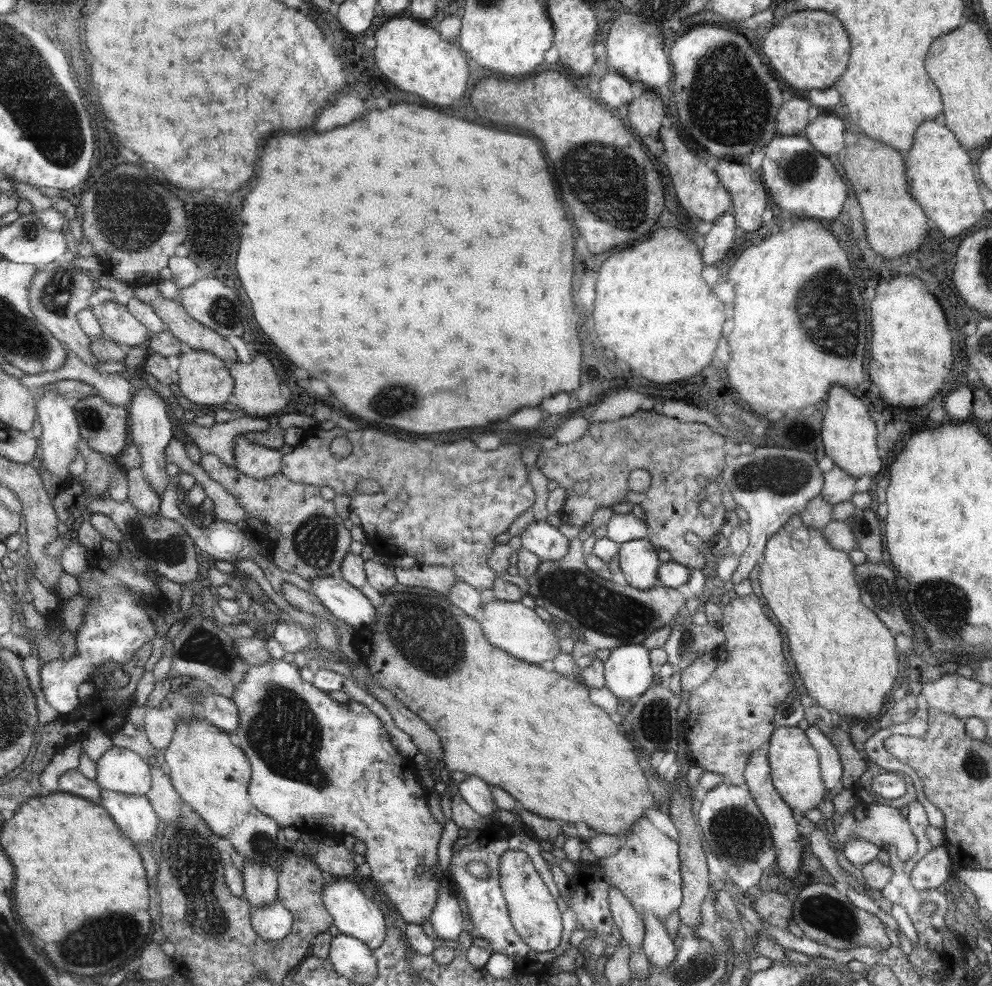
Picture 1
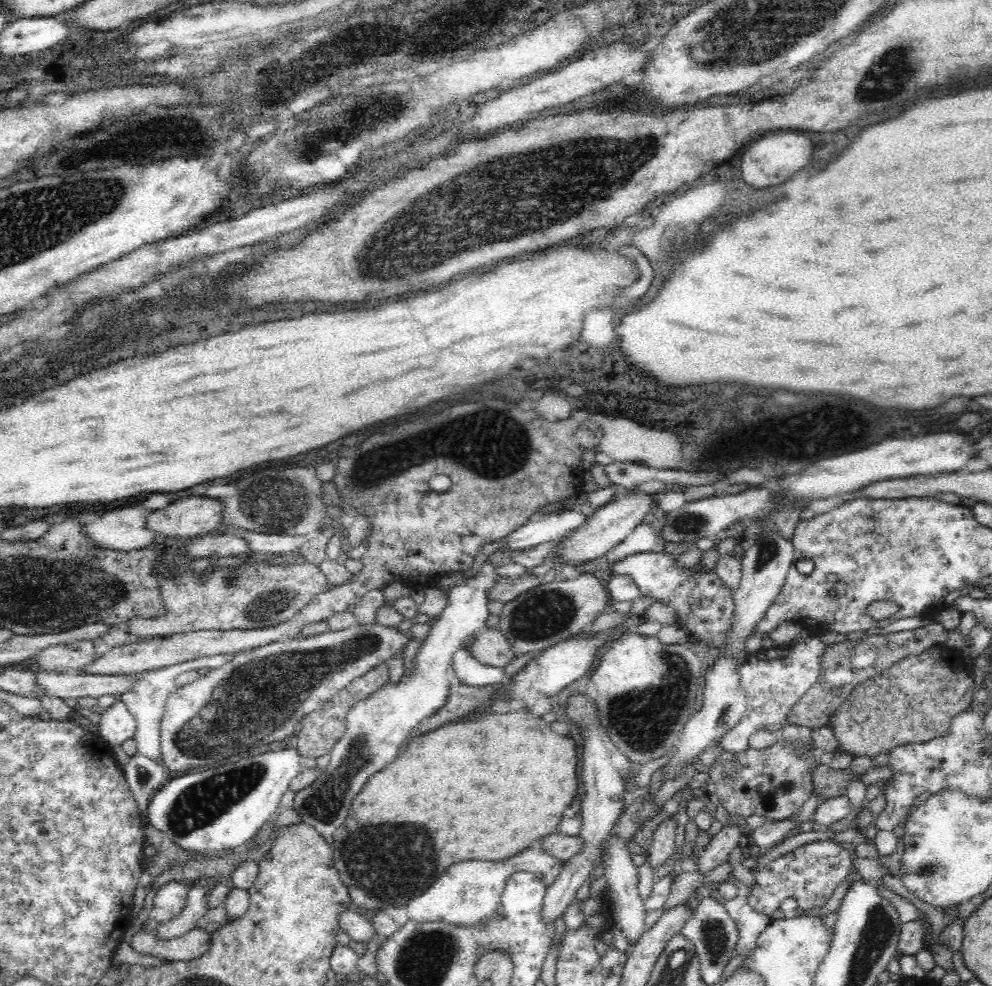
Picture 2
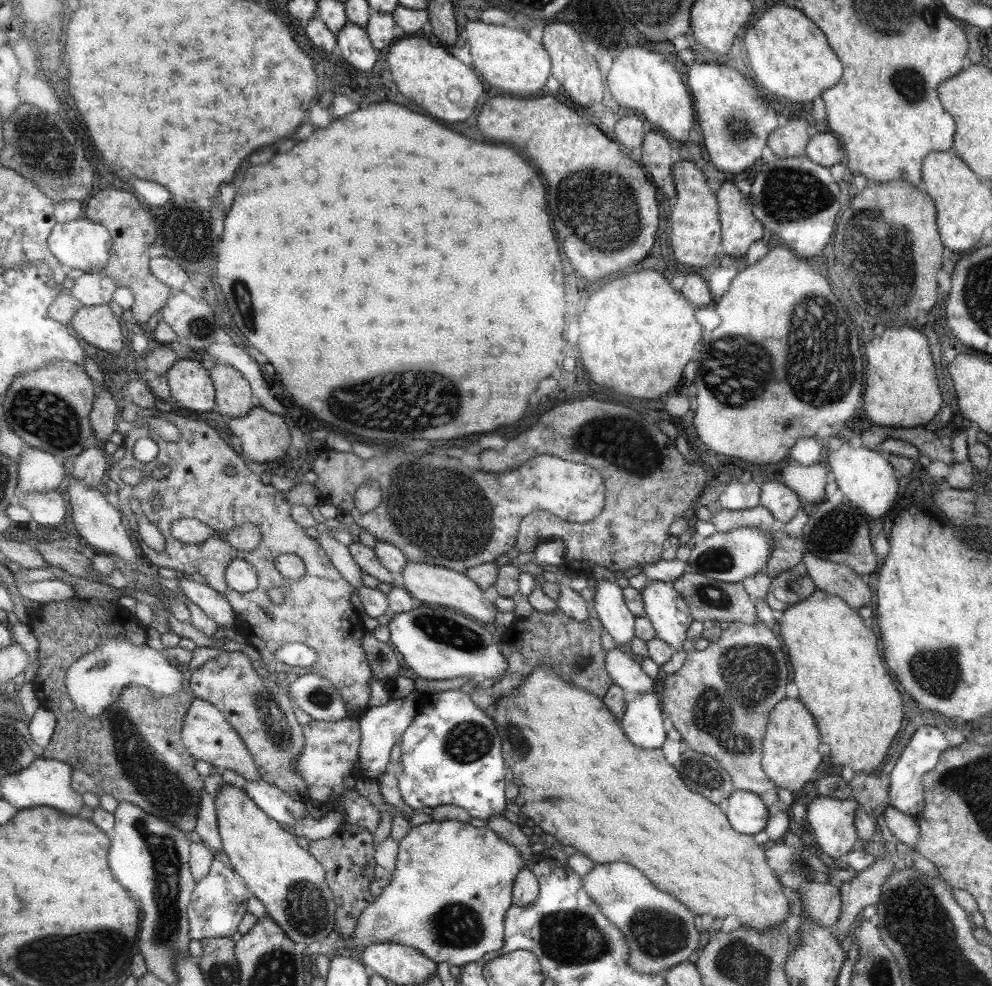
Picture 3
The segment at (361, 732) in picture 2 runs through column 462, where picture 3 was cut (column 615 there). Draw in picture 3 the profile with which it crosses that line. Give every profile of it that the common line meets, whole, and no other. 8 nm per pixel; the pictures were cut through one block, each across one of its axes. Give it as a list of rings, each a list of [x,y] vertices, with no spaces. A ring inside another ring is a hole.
[[[608,579],[599,580],[594,600],[598,620],[613,638],[616,649],[630,643],[636,633],[636,616],[626,607],[623,589]]]

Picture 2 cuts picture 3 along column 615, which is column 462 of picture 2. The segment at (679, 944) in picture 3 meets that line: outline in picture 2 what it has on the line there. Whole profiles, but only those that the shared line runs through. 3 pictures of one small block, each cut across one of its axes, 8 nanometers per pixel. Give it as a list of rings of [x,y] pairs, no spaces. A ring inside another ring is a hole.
[[[537,843],[532,844],[528,849],[521,850],[517,855],[513,855],[500,862],[460,862],[460,864],[450,866],[450,868],[448,868],[428,889],[424,890],[424,892],[409,899],[407,904],[407,917],[412,922],[438,921],[442,923],[472,925],[493,914],[498,905],[502,891],[505,889],[506,881],[512,874],[515,874],[517,871],[530,871],[531,874],[534,874],[540,881],[550,886],[553,880],[557,878],[558,874],[562,872],[563,865],[563,860],[546,854],[543,848],[538,846]]]

